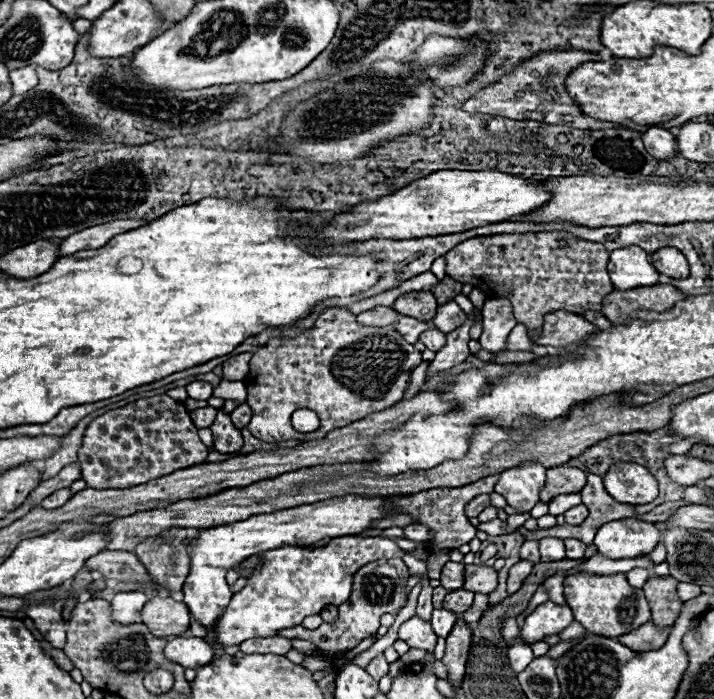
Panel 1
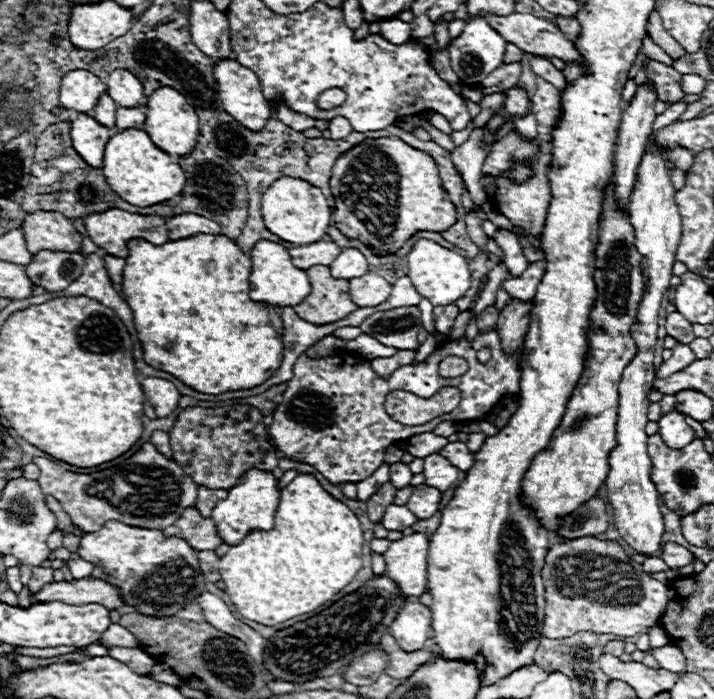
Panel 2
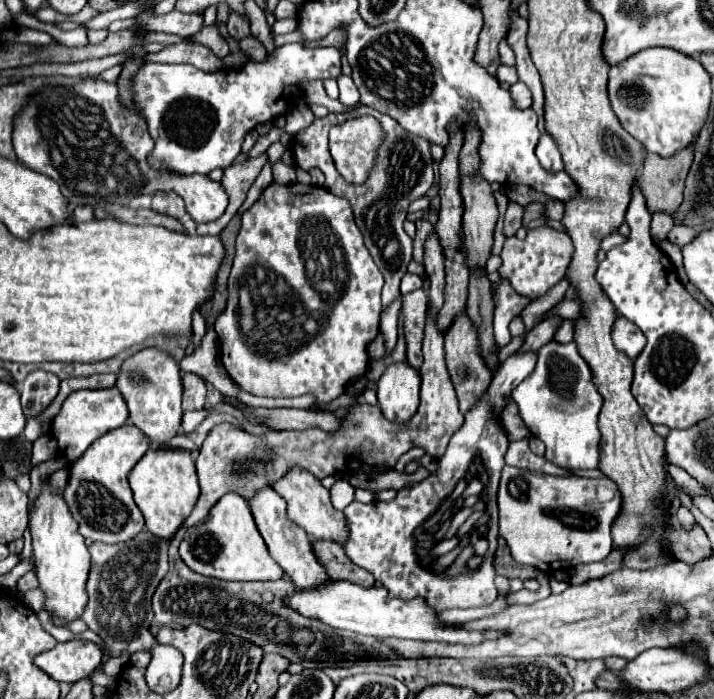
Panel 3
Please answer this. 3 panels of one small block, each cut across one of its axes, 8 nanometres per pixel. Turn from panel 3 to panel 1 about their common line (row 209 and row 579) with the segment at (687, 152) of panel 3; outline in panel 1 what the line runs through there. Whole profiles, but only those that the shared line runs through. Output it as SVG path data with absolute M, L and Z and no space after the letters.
M652 576L644 584L644 594L650 602L652 622L656 626L672 626L682 610L682 600L678 598L678 580L672 576Z

